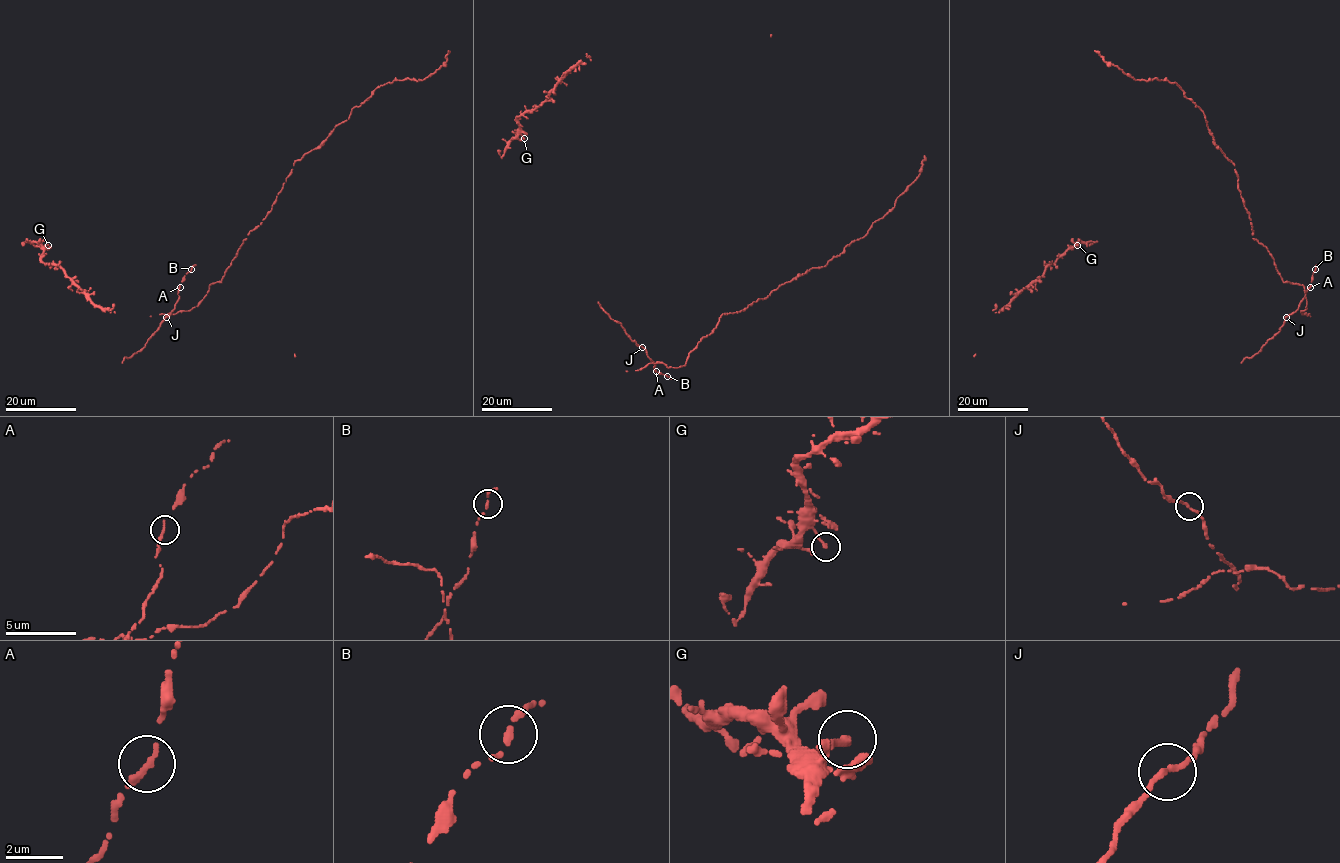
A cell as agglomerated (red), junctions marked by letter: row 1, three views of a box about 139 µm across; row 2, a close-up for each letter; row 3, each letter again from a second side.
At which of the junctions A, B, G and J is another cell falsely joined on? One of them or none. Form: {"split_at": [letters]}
{"split_at": []}

